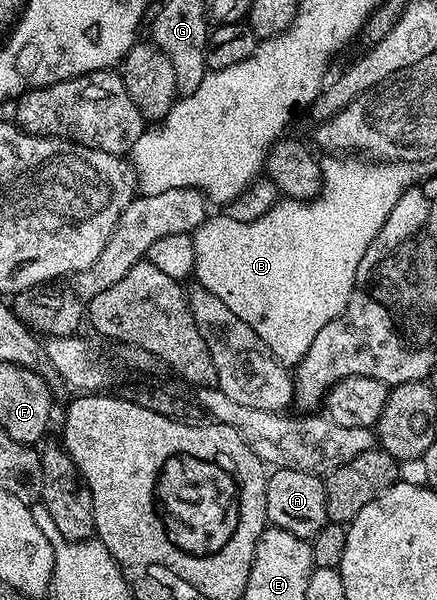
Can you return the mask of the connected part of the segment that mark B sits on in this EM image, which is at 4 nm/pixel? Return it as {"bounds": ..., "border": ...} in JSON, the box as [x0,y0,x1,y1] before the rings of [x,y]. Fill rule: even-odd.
{"bounds":[192,158,418,366],"border":[[[329,158],[322,163],[321,190],[312,200],[278,199],[273,208],[254,221],[237,221],[224,214],[210,215],[192,233],[196,281],[215,294],[219,302],[225,303],[231,314],[243,318],[243,322],[263,338],[278,362],[296,366],[307,350],[311,350],[315,334],[347,306],[363,254],[367,254],[371,242],[375,242],[379,230],[383,230],[383,222],[387,222],[387,214],[395,210],[395,202],[399,202],[409,185],[418,179],[417,171],[415,164]]]}

